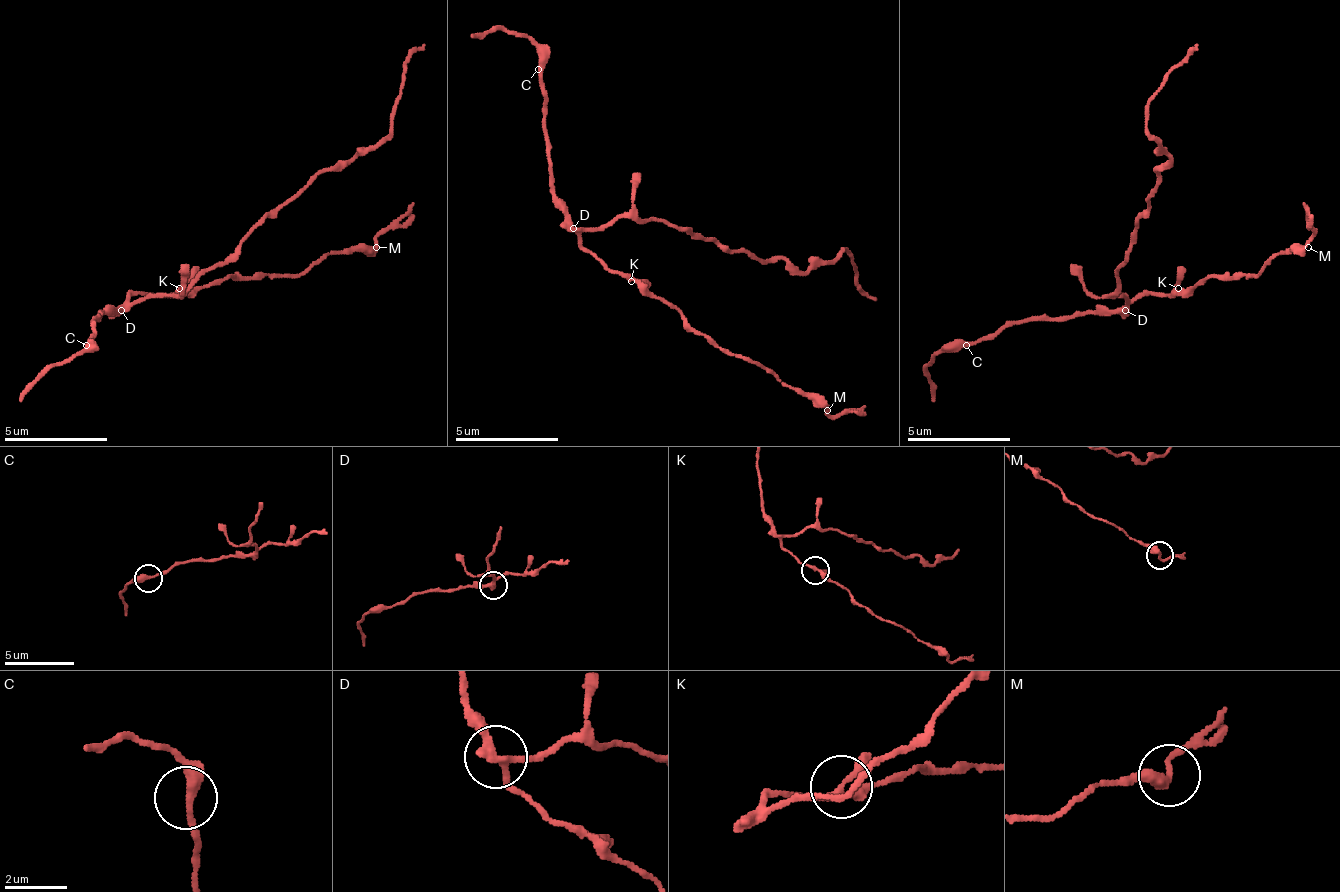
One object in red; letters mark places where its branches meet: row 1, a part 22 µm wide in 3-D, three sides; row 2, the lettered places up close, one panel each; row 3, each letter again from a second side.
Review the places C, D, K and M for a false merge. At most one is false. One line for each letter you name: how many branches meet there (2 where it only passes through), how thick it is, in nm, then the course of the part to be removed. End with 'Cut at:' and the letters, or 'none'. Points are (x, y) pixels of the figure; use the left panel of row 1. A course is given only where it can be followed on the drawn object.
D: branches 3; calibre 240 nm; course (122, 309), (185, 294), (267, 216), (391, 128), (397, 97), (422, 45)
Cut at: D

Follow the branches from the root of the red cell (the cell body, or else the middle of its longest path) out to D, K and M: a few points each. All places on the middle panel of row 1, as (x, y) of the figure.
D: (605, 224), (595, 229), (574, 229)
K: (605, 224), (595, 229), (584, 229), (579, 234), (579, 244), (589, 250), (610, 270), (620, 270), (631, 281)
M: (605, 224), (584, 229), (579, 244), (610, 270), (641, 281), (719, 348), (770, 369), (827, 410)

